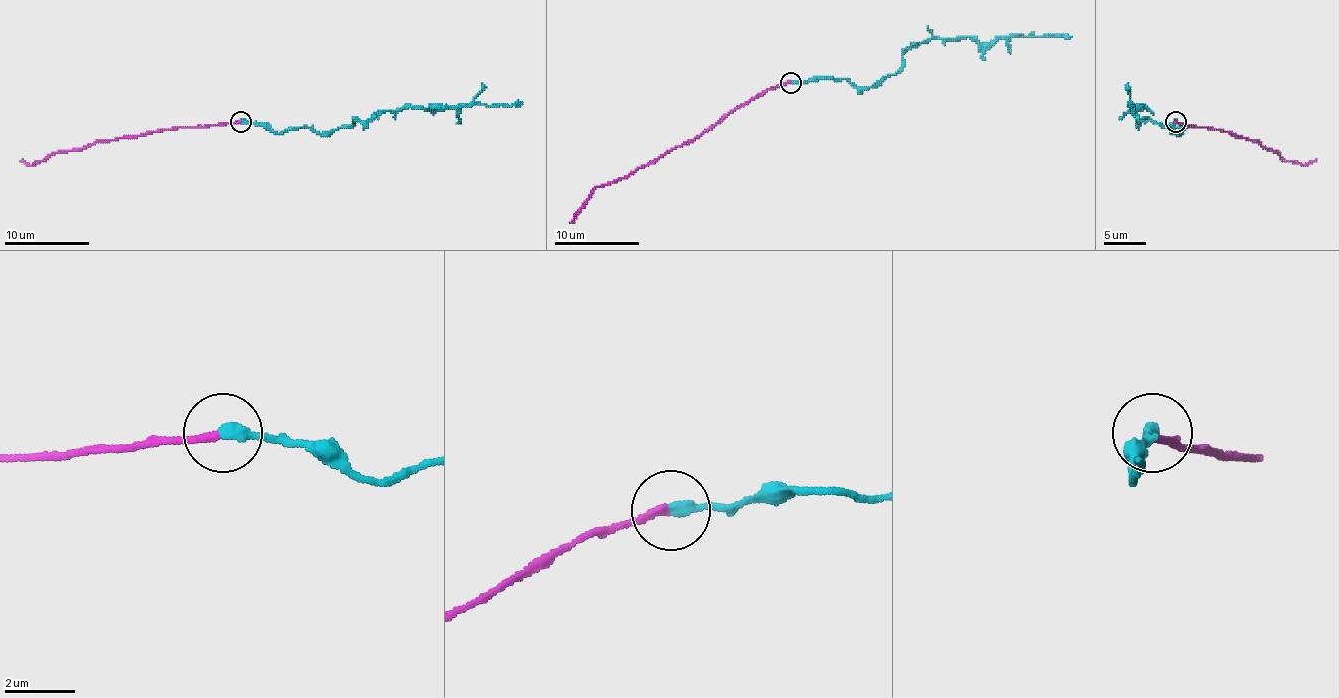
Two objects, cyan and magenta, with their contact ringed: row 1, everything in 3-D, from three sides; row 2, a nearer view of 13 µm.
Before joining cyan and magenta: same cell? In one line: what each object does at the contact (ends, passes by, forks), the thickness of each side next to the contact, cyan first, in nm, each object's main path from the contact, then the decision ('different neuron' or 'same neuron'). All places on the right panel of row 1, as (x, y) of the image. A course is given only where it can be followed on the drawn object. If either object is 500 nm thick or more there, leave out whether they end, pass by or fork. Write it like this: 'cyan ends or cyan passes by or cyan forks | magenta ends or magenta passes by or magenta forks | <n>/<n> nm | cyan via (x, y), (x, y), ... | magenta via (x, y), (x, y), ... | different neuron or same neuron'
cyan ends | magenta ends | 360/200 nm | cyan via (1176, 121), (1172, 133), (1172, 129), (1180, 127), (1180, 133), (1147, 119), (1140, 121), (1130, 102) | magenta via (1176, 121), (1257, 140), (1286, 161), (1305, 165), (1316, 161) | same neuron

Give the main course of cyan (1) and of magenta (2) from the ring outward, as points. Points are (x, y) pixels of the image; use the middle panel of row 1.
1: (790, 83), (847, 78), (877, 87), (902, 66), (906, 49), (934, 38), (1071, 36)
2: (790, 83), (758, 93), (699, 136), (633, 172), (597, 186), (570, 222)

